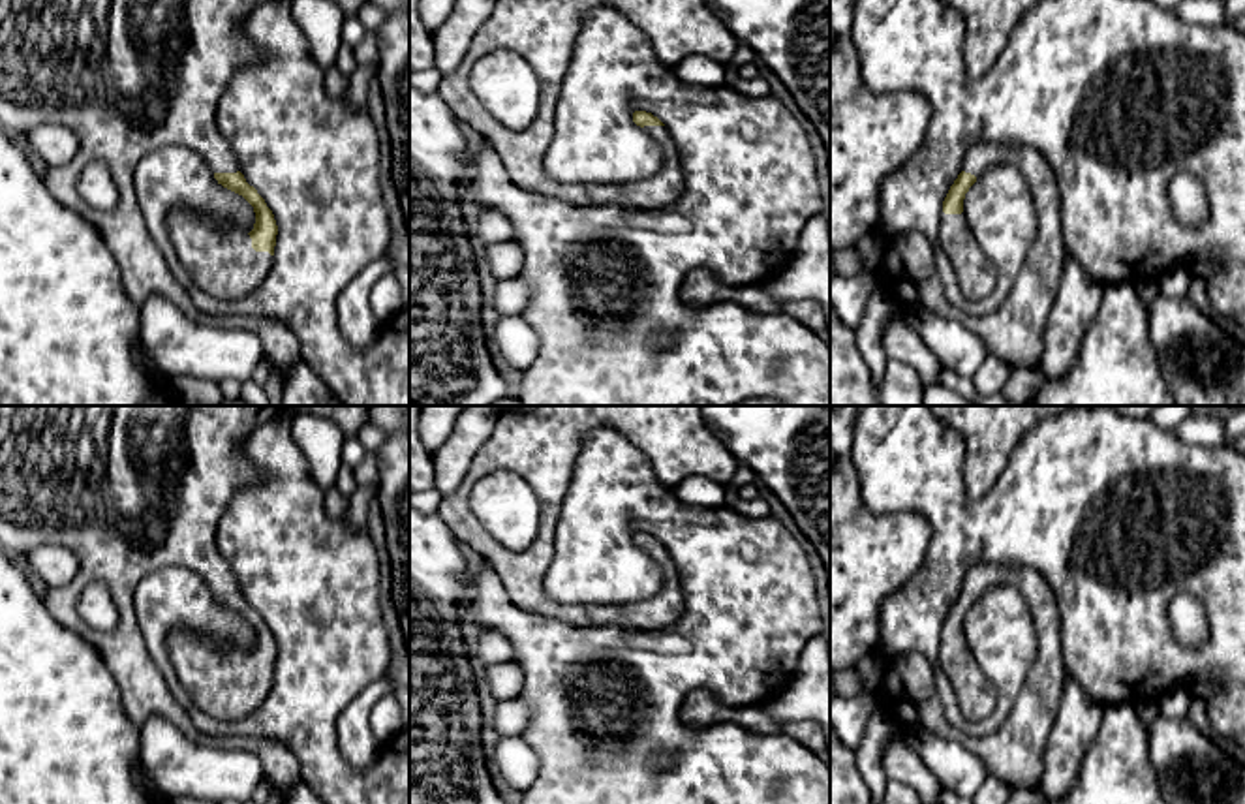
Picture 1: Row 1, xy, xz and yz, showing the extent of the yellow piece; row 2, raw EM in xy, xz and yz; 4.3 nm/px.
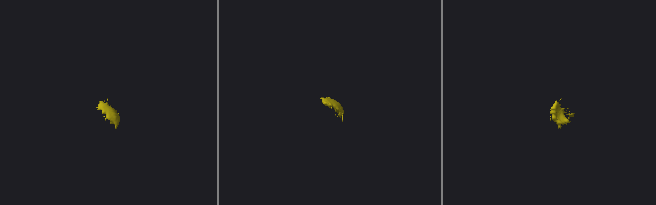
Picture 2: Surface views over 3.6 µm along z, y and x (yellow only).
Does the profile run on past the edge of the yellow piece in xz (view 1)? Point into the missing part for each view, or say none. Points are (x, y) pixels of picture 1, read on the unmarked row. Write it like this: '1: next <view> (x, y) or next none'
1: next xz (541, 444)

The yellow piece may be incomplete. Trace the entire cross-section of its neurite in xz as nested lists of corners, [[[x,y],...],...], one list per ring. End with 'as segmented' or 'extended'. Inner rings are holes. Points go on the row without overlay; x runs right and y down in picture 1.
[[[524,406],[520,413],[498,417],[460,488],[441,498],[438,513],[458,541],[494,567],[503,594],[522,612],[576,627],[670,627],[682,618],[684,588],[672,556],[646,532],[635,532],[633,543],[661,567],[663,586],[655,595],[625,605],[563,605],[545,592],[573,466],[582,436],[593,428],[614,428],[625,436],[646,455],[657,479],[670,490],[693,475],[725,485],[736,473],[738,460],[710,432],[702,406]],[[498,470],[518,473],[539,500],[537,537],[520,552],[498,543],[469,507],[473,487]]]; extended

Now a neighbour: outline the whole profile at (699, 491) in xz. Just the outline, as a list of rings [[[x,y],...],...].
[[[693,475],[678,483],[672,492],[678,500],[693,507],[725,505],[725,485],[706,475]]]

